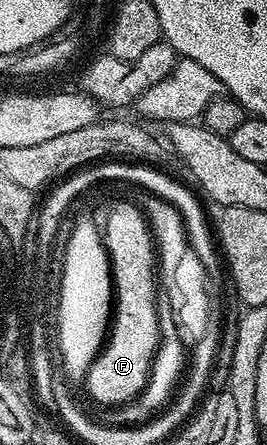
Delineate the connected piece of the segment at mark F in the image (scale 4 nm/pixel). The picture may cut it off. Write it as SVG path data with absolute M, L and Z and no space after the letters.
M117 203L108 208L108 215L106 217L106 225L103 230L103 238L105 240L105 249L109 253L109 270L113 280L113 294L115 296L115 310L111 315L111 326L107 331L107 338L100 351L97 352L97 358L93 360L93 364L89 366L89 374L87 376L87 384L89 383L89 395L95 402L100 405L116 405L119 403L126 403L128 399L134 399L149 380L149 367L153 363L156 356L158 343L161 342L163 336L163 329L157 324L157 313L159 317L159 307L157 311L157 293L159 297L159 283L155 278L155 240L150 232L148 222L143 214L142 208L137 207L133 203Z

